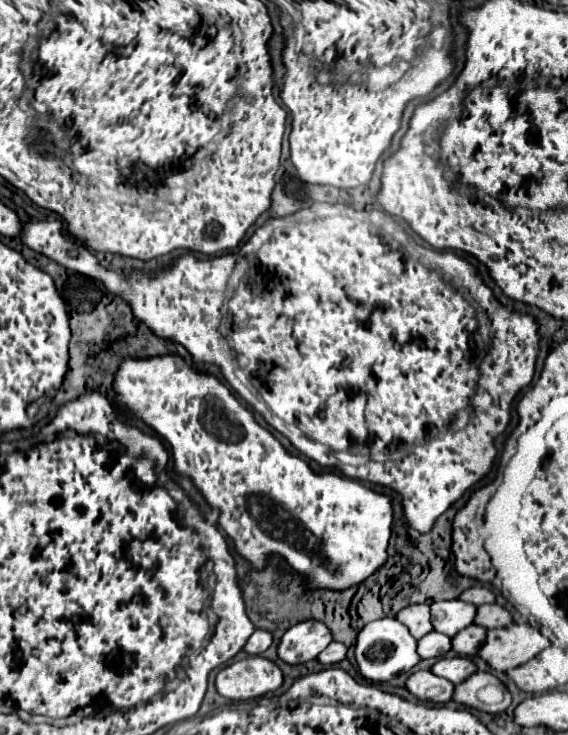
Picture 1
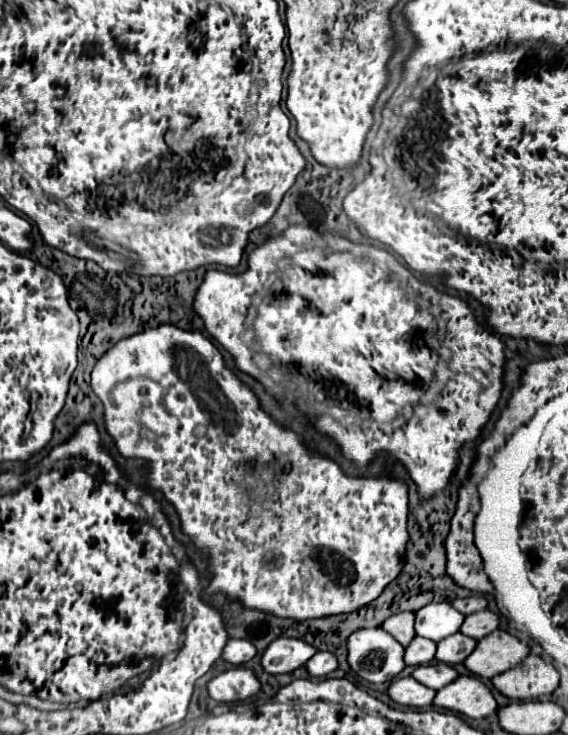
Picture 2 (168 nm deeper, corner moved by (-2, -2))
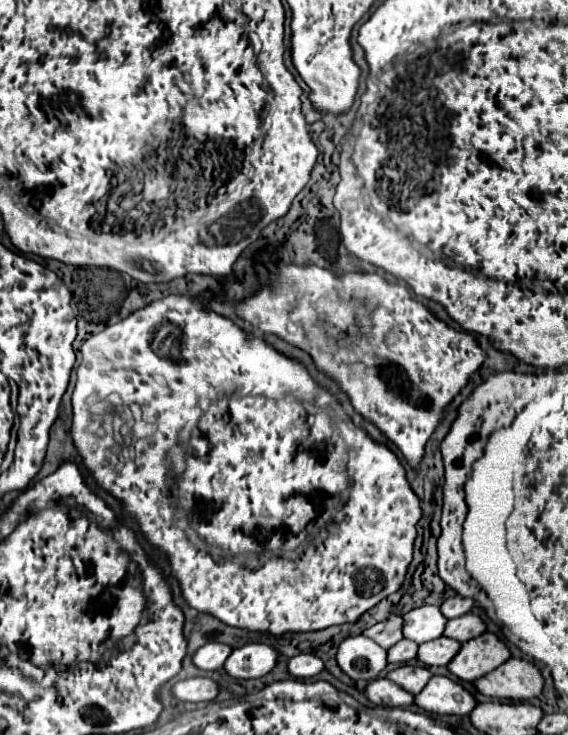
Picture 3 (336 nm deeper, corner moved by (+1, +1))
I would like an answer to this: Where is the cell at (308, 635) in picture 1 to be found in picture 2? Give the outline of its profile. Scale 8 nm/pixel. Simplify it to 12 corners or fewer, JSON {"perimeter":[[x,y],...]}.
{"perimeter":[[276,638],[260,658],[268,674],[290,674],[316,648]]}

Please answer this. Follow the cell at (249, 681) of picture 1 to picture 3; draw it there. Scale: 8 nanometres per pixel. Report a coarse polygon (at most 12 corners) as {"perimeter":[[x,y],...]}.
{"perimeter":[[209,677],[177,681],[173,695],[191,703],[213,701],[221,691]]}

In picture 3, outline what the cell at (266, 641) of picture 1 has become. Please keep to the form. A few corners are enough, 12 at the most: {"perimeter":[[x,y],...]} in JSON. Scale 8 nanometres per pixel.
{"perimeter":[[207,643],[195,655],[199,669],[213,671],[223,667],[233,647]]}

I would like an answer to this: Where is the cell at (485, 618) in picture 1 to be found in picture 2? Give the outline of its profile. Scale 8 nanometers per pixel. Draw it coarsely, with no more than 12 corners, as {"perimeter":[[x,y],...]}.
{"perimeter":[[490,610],[466,616],[460,632],[480,640],[498,628]]}

